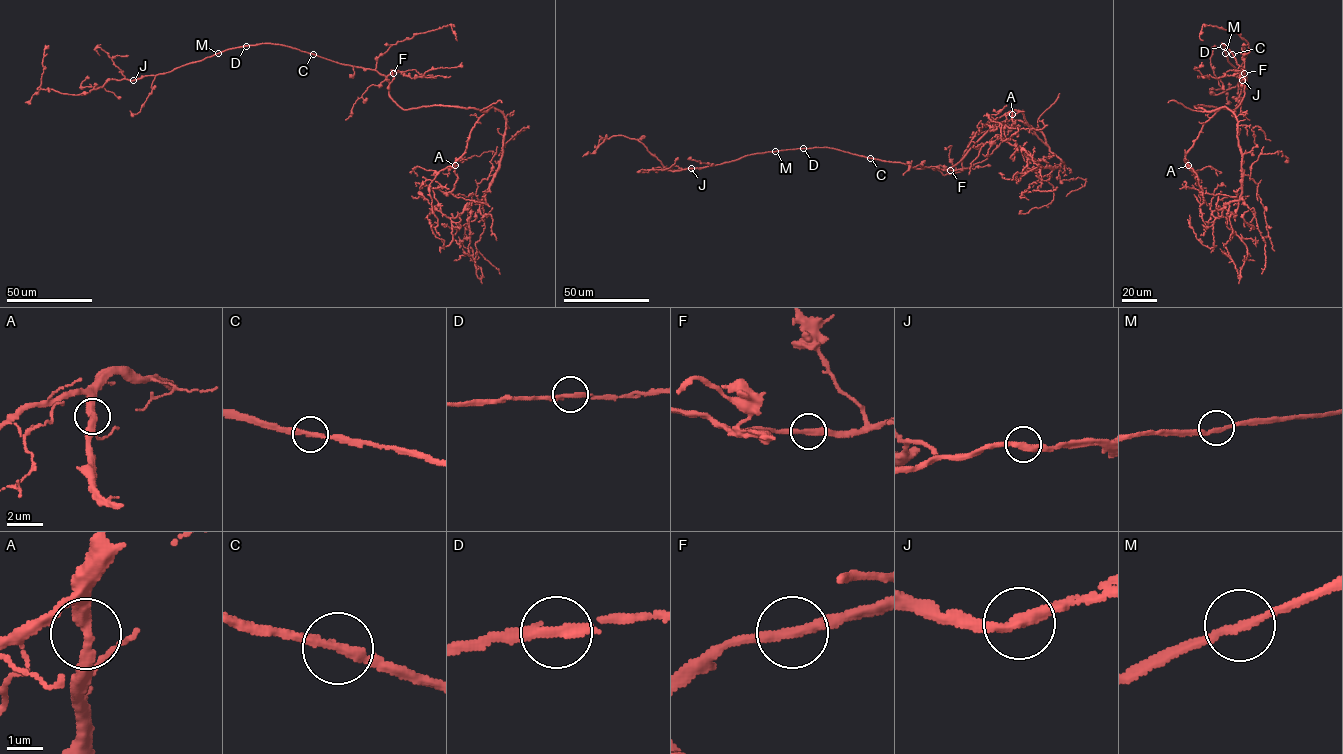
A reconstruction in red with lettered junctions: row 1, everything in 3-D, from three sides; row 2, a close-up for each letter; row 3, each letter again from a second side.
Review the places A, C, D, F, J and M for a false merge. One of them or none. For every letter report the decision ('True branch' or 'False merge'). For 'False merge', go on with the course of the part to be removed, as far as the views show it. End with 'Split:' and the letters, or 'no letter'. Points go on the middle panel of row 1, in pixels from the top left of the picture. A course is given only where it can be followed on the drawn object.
A: True branch
C: True branch
D: True branch
F: True branch
J: True branch
M: True branch
Split: no letter

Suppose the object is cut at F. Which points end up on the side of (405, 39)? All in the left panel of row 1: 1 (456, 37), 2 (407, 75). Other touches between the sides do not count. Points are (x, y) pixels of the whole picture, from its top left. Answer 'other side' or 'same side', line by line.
1: same side
2: other side

